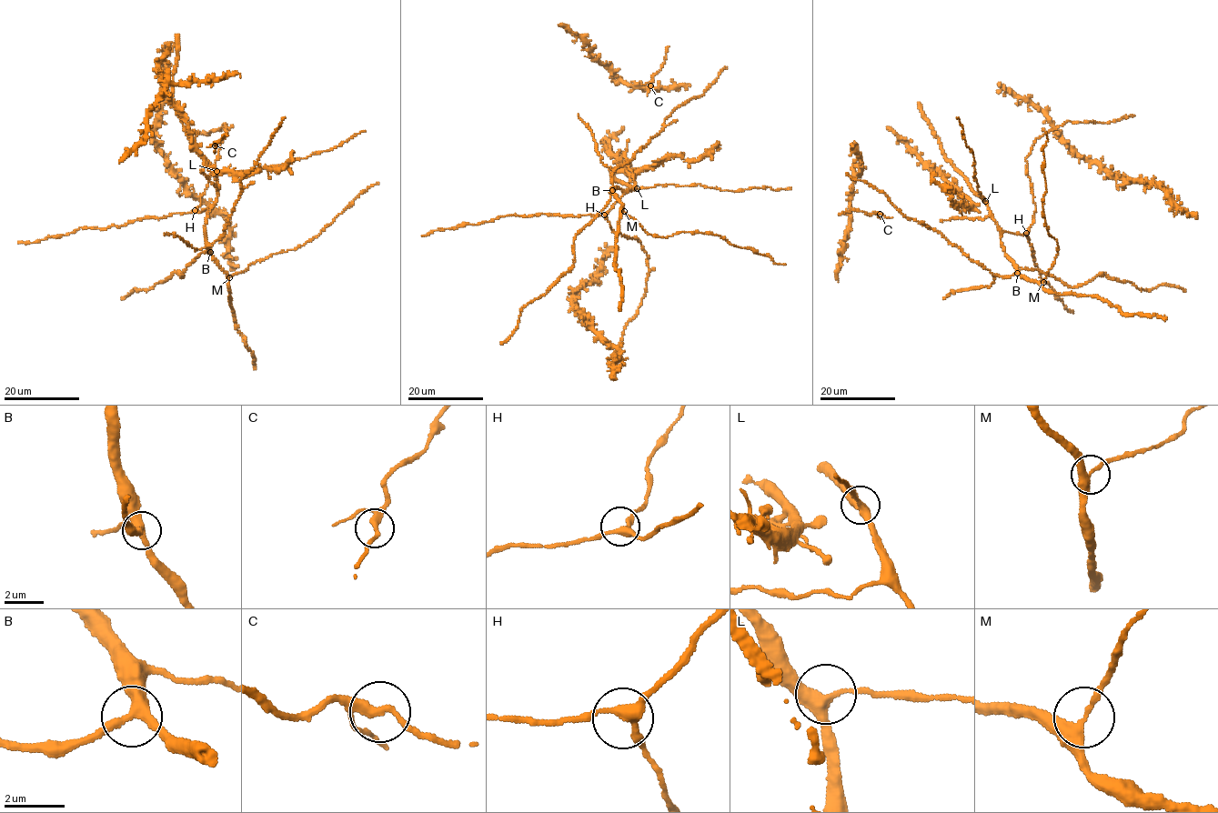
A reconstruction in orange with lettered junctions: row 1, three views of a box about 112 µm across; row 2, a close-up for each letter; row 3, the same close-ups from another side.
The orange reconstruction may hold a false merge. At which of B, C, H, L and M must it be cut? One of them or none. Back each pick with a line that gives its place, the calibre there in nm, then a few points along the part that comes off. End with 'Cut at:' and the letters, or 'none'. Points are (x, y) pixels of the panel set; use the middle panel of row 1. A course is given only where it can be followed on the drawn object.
Cut at: none

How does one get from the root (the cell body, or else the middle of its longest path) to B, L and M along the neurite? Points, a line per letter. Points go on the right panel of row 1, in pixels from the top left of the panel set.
B: (1021, 235), (1005, 231), (1001, 237), (1005, 255), (1017, 273)
L: (1021, 235), (1002, 230), (985, 201)
M: (1021, 235), (1005, 231), (1001, 233), (1005, 255), (1021, 276), (1043, 282)

